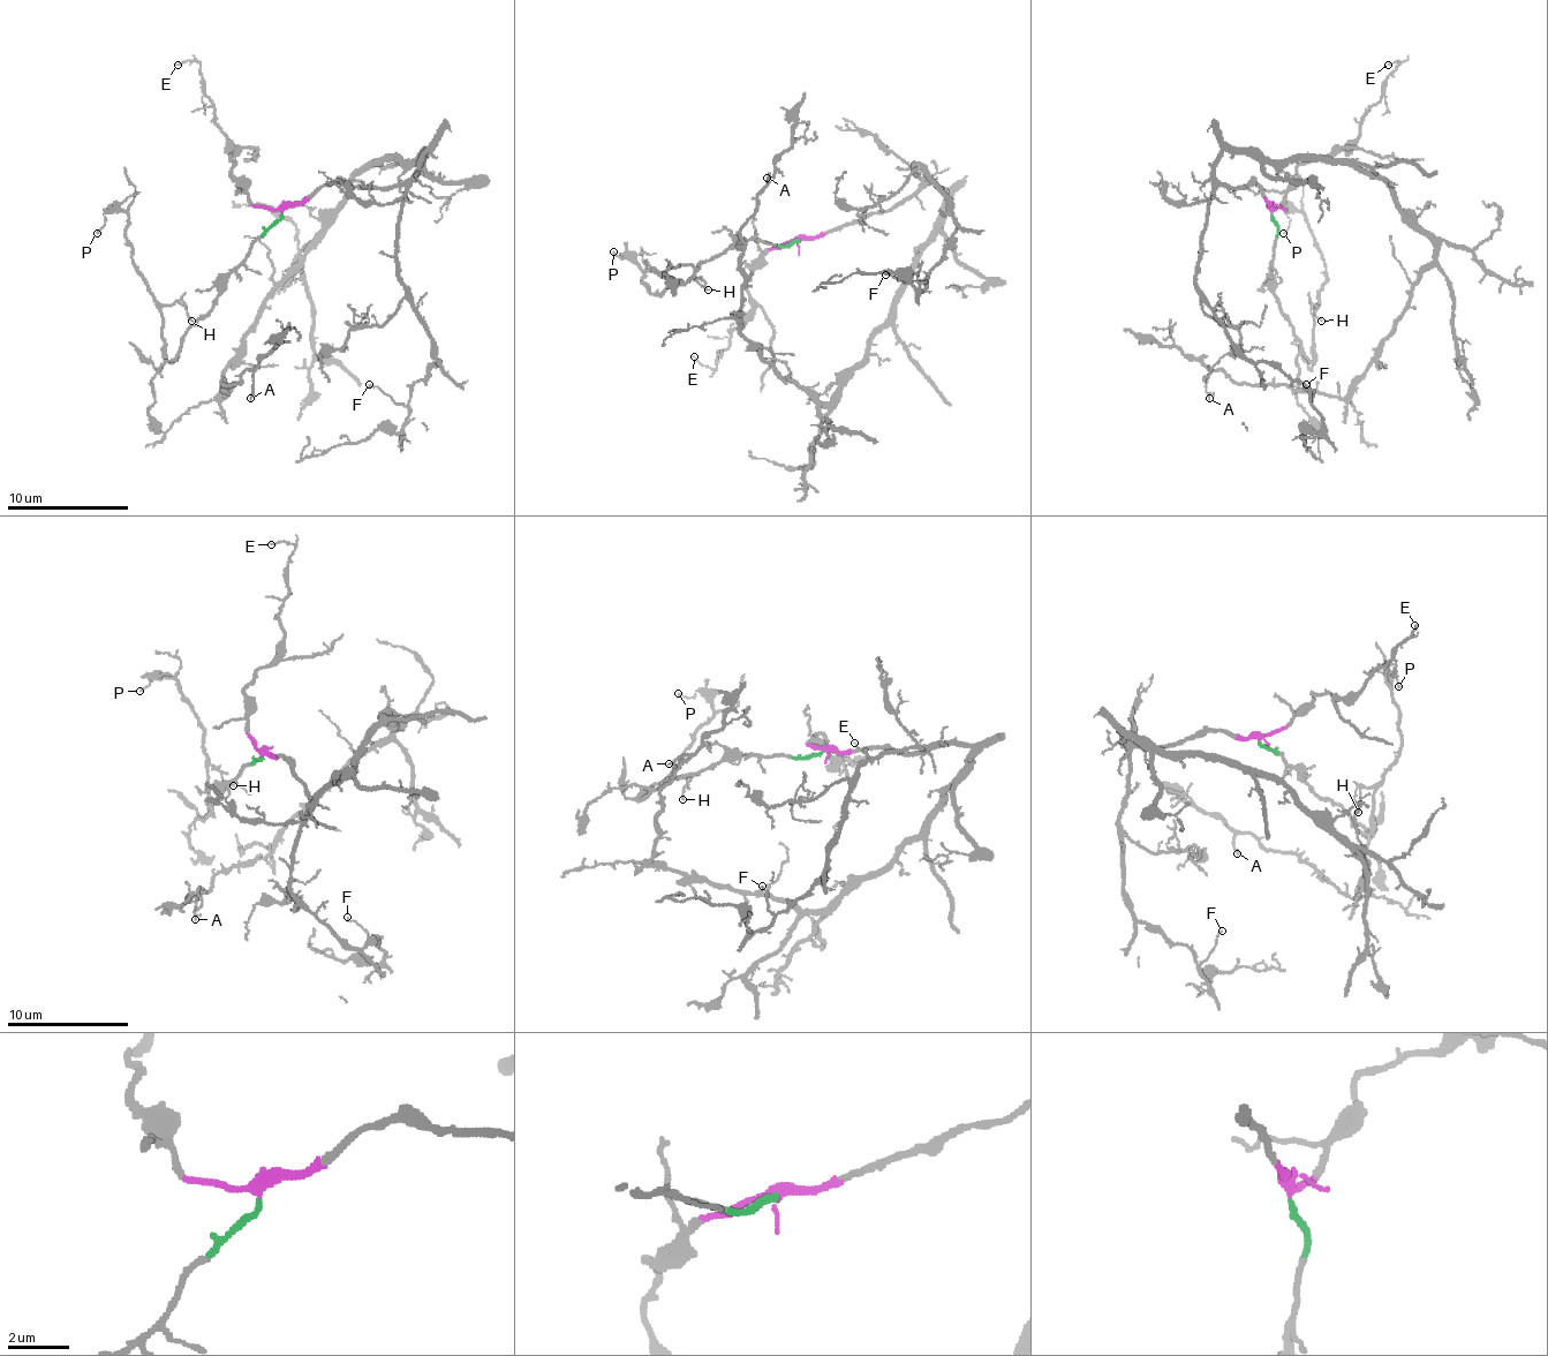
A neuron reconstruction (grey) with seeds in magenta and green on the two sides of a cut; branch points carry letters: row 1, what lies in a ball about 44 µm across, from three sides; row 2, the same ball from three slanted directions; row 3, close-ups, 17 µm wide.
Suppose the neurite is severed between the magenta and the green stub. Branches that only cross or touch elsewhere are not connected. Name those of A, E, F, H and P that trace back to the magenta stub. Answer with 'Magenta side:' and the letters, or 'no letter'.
Magenta side: A, E, F

